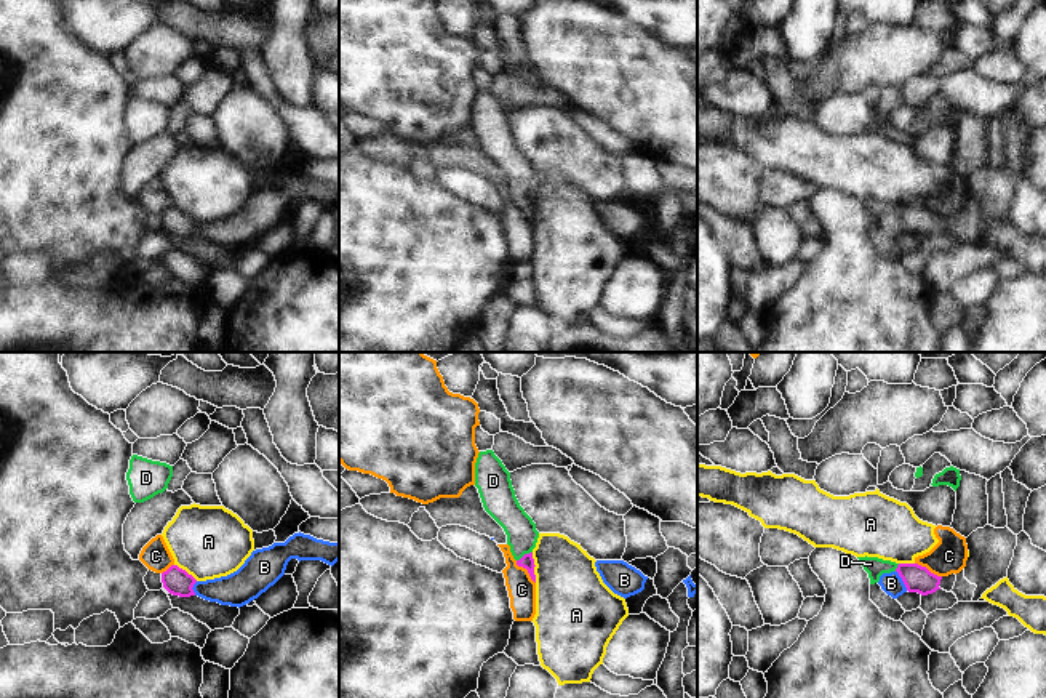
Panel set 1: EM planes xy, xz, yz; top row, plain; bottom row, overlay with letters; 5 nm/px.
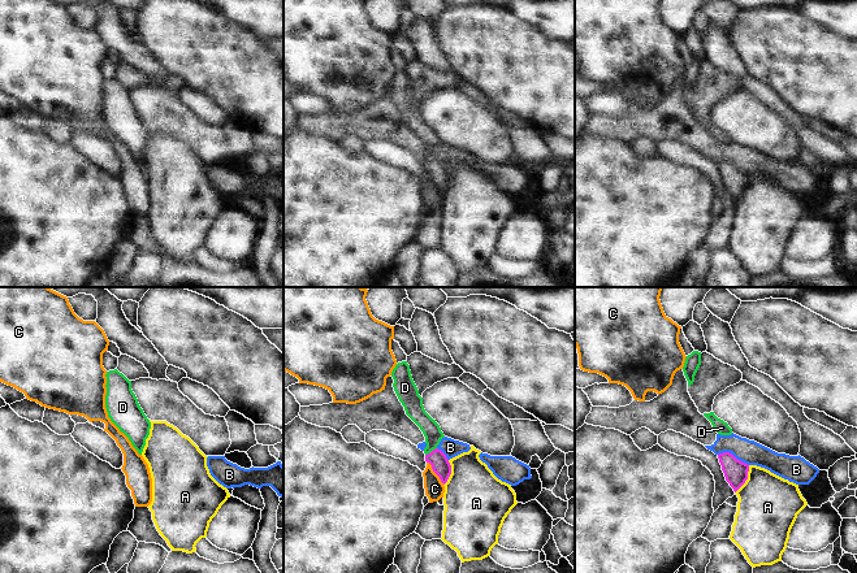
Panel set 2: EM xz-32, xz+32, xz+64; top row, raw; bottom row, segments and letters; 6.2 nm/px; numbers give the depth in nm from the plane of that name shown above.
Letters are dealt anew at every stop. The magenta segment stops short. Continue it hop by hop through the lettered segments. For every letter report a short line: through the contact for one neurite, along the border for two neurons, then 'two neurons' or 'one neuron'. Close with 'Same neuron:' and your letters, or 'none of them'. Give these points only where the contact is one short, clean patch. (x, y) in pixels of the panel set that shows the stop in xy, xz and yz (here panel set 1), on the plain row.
A: two neurons
B: yz (896, 212), (907, 231) | two neurons
C: xz (515, 202), (534, 224) | two neurons
D: xz (526, 202), (525, 196), (522, 176) | one neuron
Same neuron: D

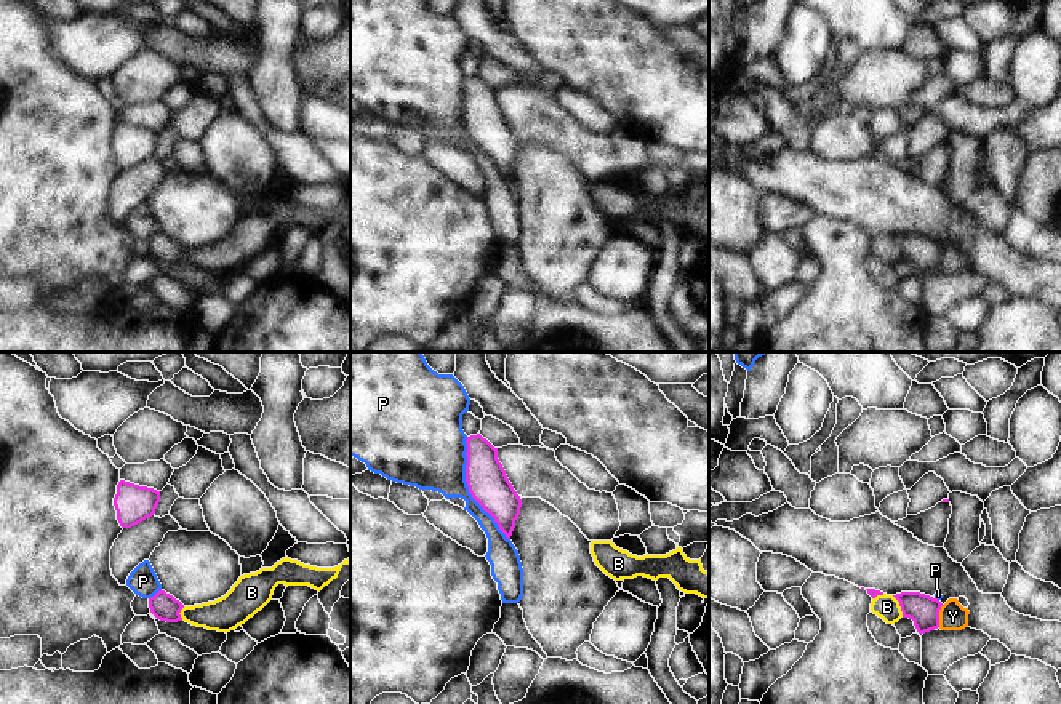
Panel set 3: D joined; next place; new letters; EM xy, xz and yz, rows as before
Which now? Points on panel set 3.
B: yz (892, 237), (898, 244), (903, 258) | two neurons
P: two neurons
Y: two neurons
Same neuron: none of them

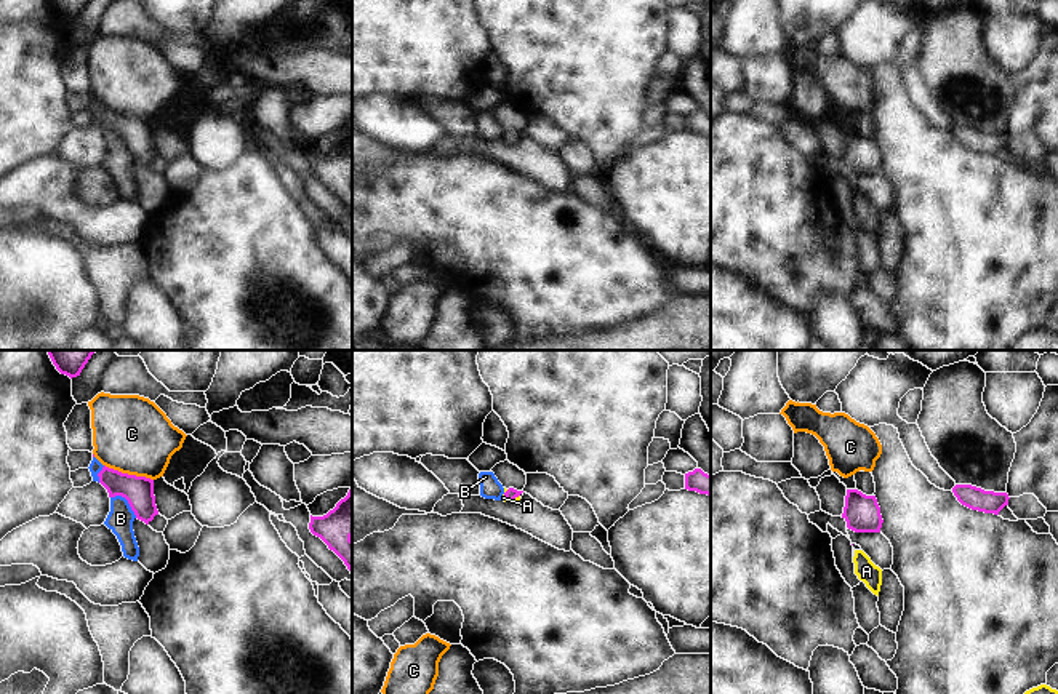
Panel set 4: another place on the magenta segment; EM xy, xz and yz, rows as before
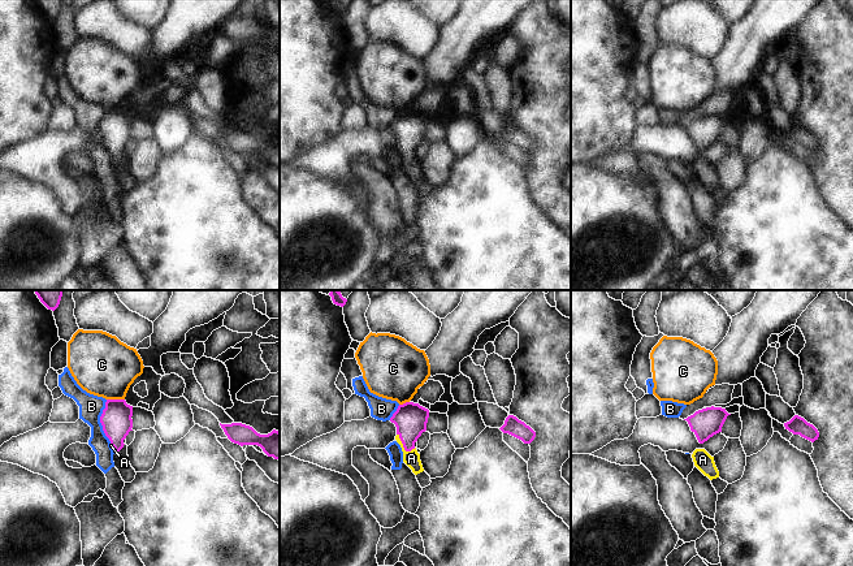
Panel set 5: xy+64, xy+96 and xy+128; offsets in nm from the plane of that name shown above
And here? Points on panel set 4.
A: xz (511, 135), (504, 136), (503, 139) | one neuron
B: two neurons
C: two neurons
Same neuron: A

